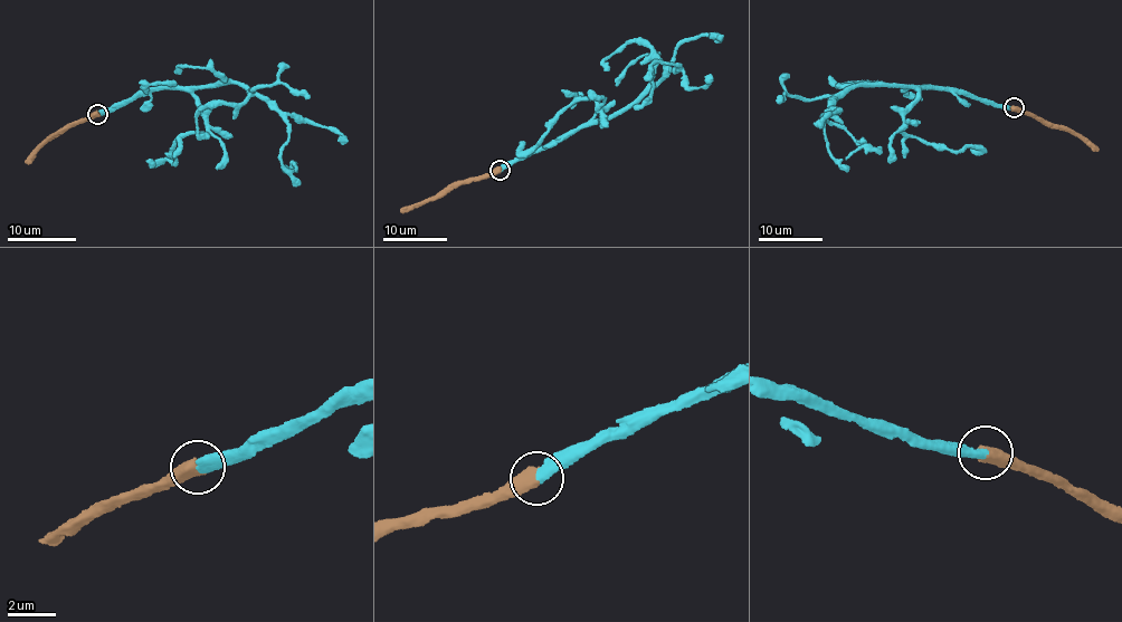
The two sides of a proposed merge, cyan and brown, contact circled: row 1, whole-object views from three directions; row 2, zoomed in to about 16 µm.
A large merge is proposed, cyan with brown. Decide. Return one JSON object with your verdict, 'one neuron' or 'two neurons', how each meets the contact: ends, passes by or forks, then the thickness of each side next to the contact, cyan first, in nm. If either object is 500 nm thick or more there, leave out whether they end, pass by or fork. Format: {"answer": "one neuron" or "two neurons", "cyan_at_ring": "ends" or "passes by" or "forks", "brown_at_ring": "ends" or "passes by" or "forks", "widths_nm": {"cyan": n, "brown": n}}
{"answer": "one neuron", "widths_nm": {"cyan": 400, "brown": 600}}

